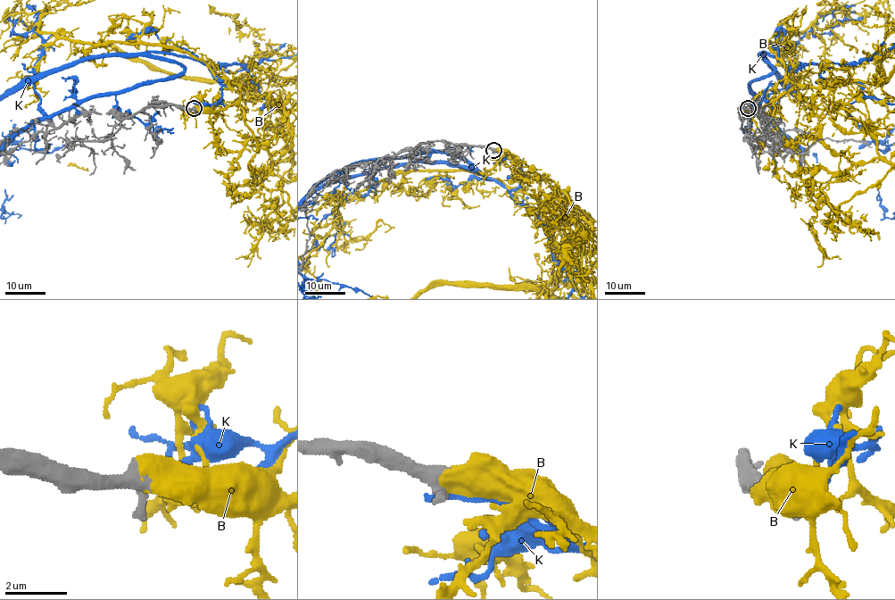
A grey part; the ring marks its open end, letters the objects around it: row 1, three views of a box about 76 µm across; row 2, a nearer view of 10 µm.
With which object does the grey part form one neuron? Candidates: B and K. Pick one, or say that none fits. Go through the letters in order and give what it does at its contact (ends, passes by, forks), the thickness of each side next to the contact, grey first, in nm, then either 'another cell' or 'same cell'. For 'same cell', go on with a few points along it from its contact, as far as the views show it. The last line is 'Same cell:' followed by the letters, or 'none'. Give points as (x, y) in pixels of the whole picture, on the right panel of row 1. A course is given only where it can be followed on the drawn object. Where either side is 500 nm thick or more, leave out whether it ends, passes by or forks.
B: 440 nm thick on the grey side, 750 nm on the other; same cell
K: it ends there; 440 nm thick on the grey side, 220 nm on the other; another cell
Same cell: B

